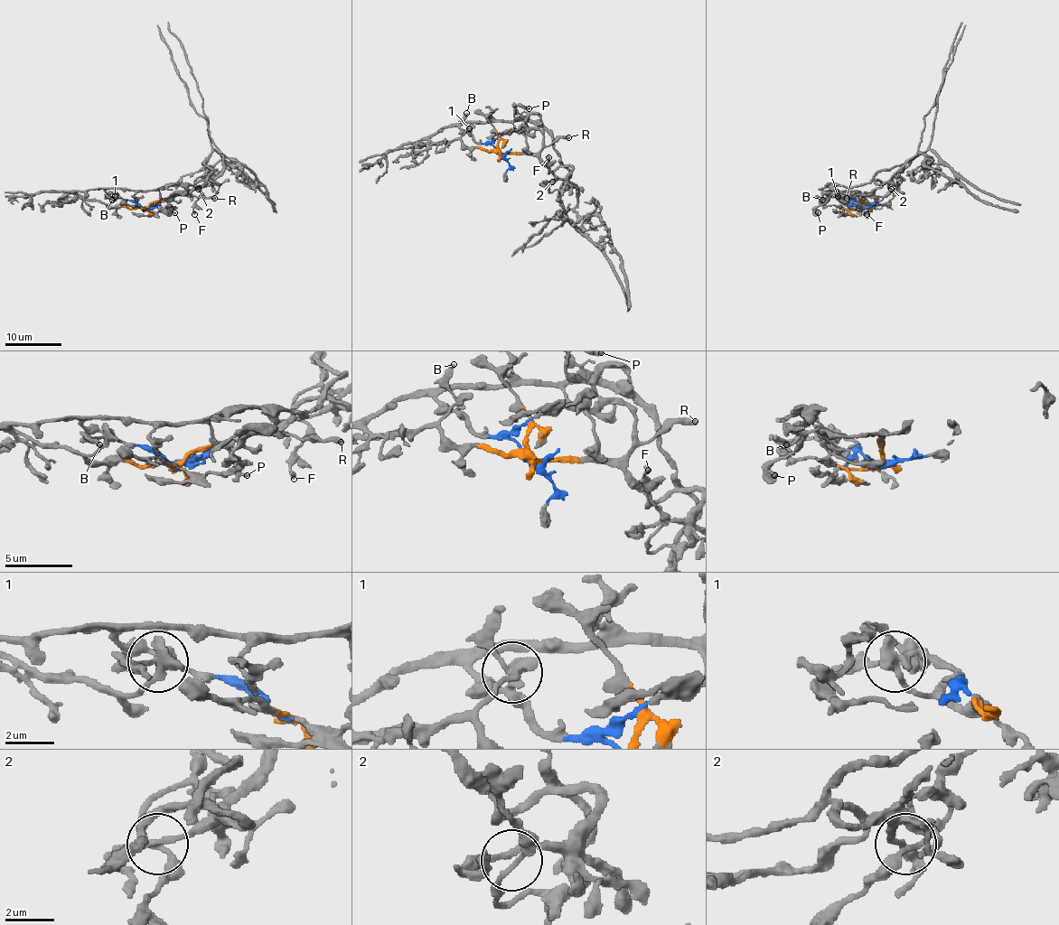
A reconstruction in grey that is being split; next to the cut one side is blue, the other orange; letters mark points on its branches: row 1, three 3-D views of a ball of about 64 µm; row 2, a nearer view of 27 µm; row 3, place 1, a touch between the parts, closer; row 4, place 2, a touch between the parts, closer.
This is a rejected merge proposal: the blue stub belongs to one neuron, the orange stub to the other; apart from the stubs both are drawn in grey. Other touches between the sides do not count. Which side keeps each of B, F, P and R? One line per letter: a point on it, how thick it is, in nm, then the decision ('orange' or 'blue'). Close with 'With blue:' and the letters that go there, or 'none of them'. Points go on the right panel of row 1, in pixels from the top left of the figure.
B: place (822, 200); calibre 320 nm; blue
F: place (866, 214); calibre 280 nm; blue
P: place (818, 212); calibre 360 nm; orange
R: place (847, 198); calibre 400 nm; orange
With blue: B, F

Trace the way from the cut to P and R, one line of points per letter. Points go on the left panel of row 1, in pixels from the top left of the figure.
P: (144, 207), (168, 197), (188, 196), (171, 194), (160, 202), (164, 210), (175, 212)
R: (144, 207), (168, 197), (185, 194), (215, 199)

